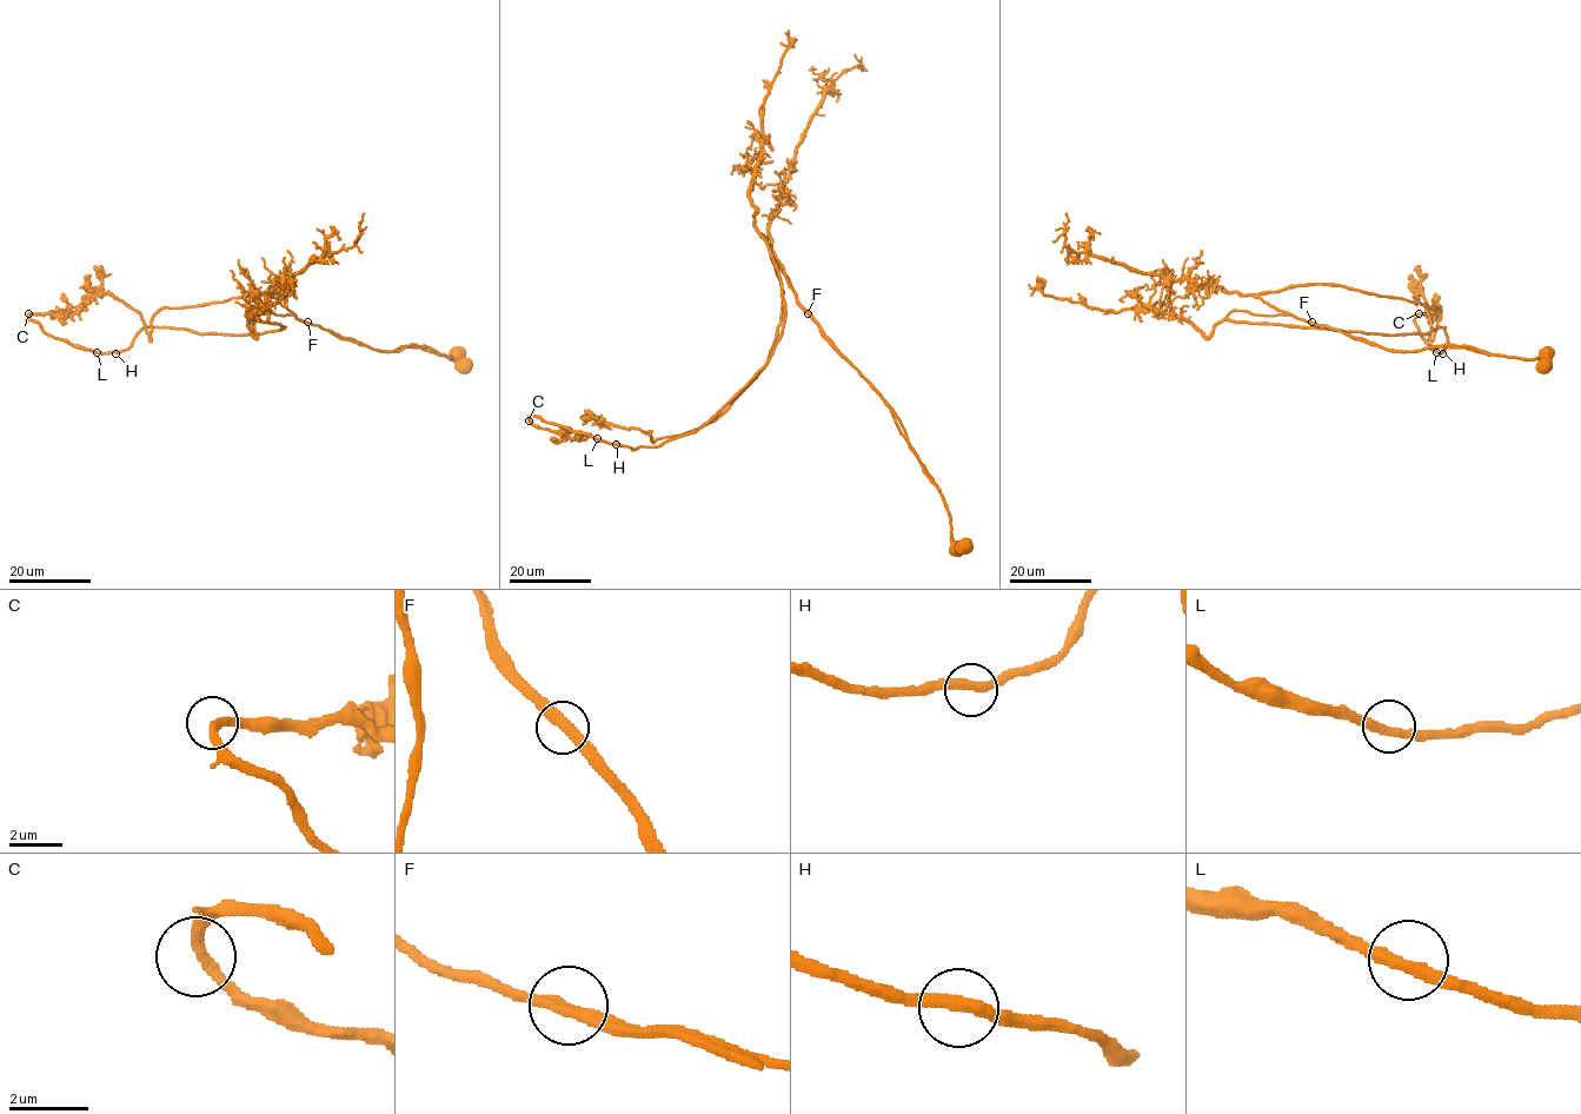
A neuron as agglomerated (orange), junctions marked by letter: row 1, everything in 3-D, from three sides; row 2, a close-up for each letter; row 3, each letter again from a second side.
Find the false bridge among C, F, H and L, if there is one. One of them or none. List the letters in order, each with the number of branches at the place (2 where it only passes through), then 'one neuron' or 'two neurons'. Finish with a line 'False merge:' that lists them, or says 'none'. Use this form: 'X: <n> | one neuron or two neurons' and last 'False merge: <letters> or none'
C: 2 | one neuron
F: 2 | two neurons
H: 2 | one neuron
L: 2 | one neuron
False merge: F

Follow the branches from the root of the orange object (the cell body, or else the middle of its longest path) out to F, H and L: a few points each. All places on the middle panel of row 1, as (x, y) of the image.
F: (963, 545), (952, 542), (944, 497), (910, 448), (885, 400), (808, 313)
H: (963, 545), (889, 406), (757, 229), (785, 312), (769, 362), (695, 431), (616, 444)
L: (963, 545), (889, 406), (757, 229), (785, 312), (769, 362), (692, 432), (637, 449), (597, 438)

